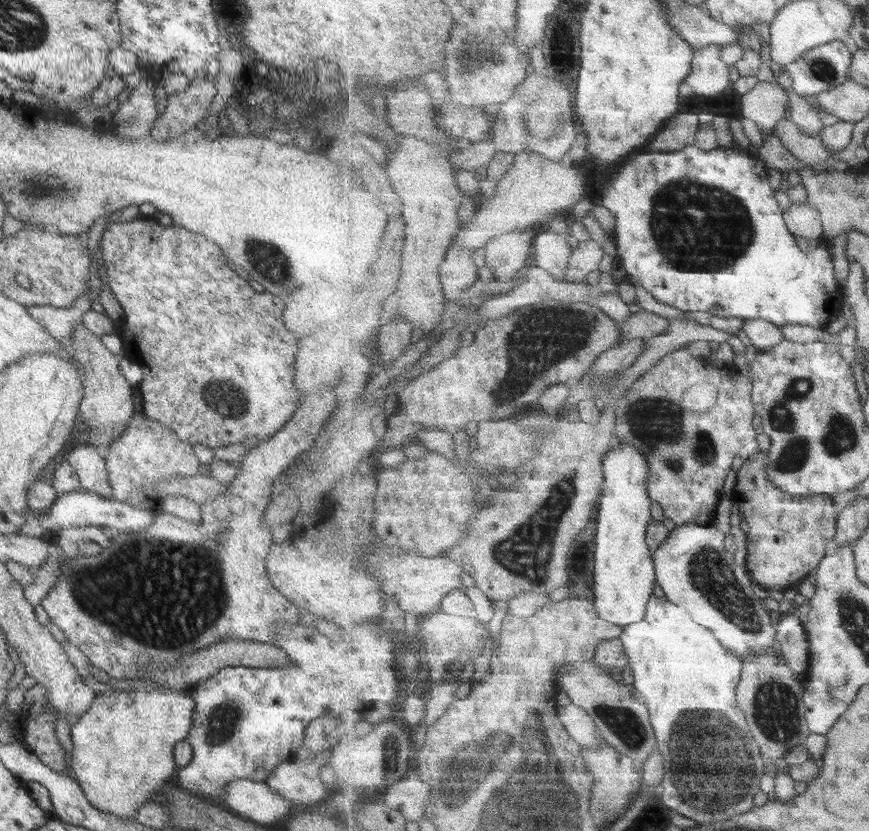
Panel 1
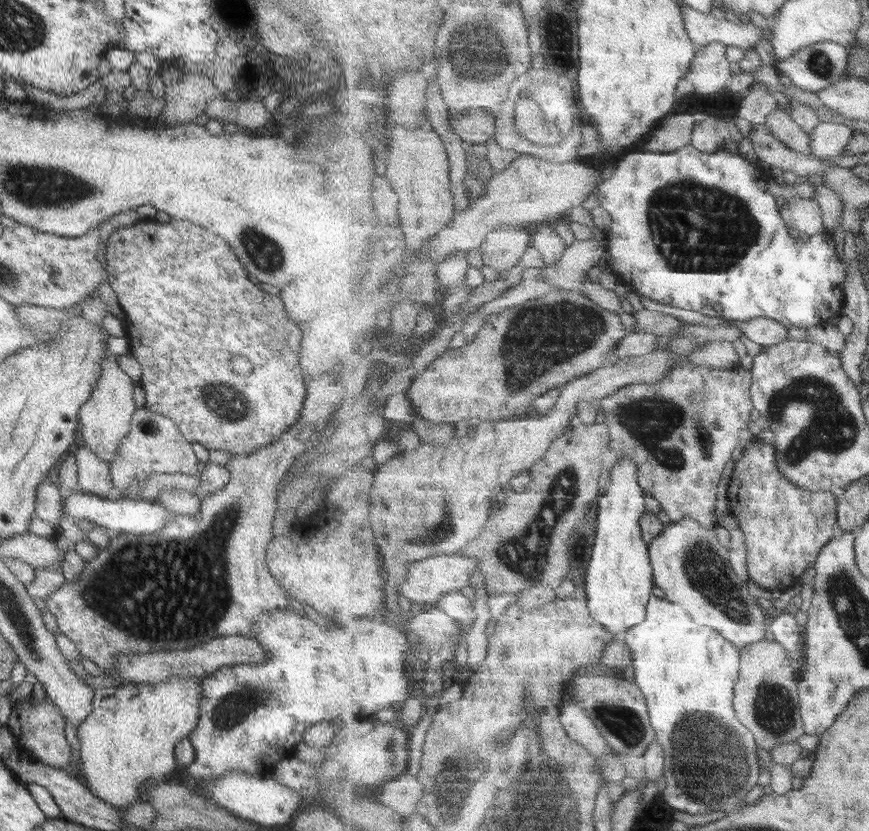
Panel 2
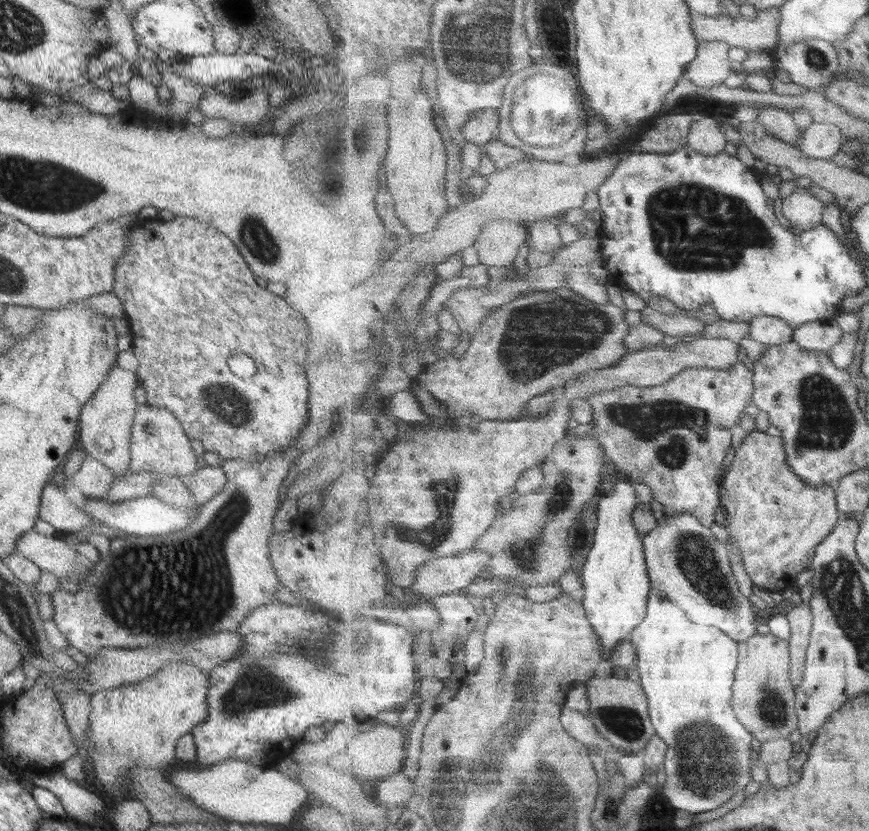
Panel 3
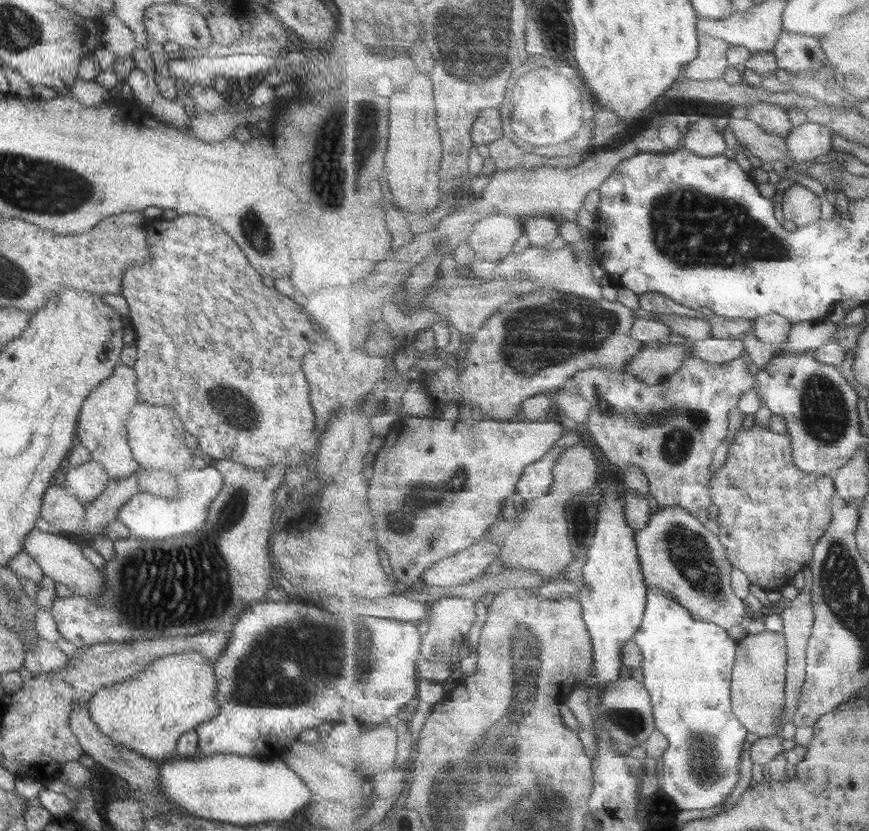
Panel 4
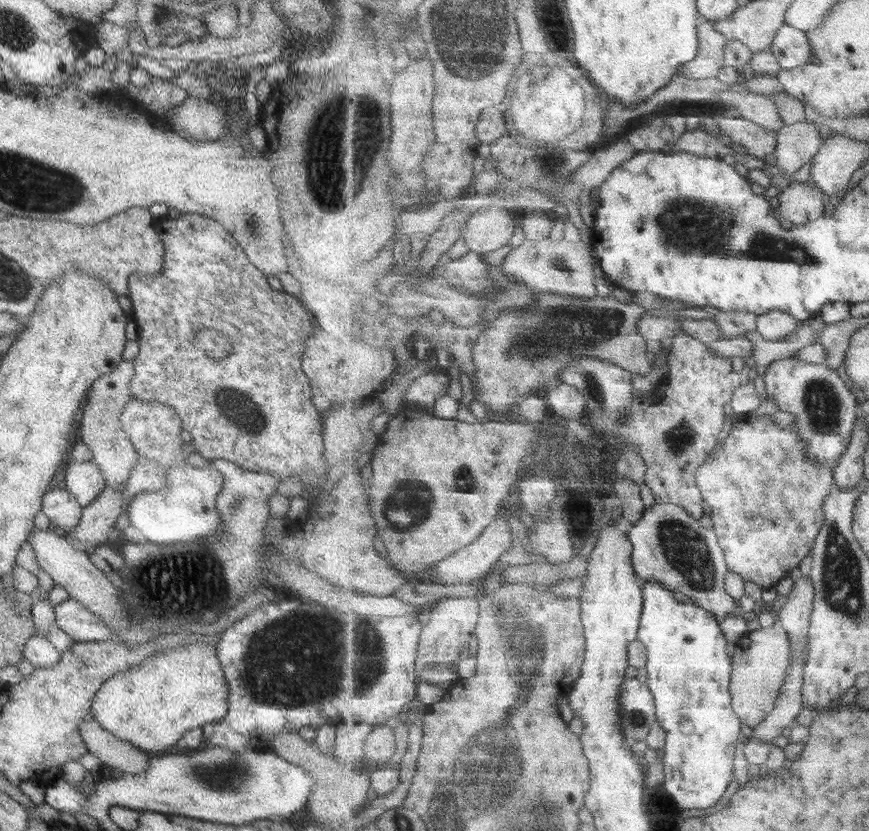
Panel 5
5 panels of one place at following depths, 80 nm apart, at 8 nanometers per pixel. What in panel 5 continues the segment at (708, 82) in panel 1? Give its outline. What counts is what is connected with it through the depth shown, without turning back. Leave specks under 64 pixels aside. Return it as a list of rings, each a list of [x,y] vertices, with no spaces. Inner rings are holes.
[[[702,18],[698,26],[699,50],[695,61],[686,63],[680,68],[680,73],[685,77],[695,79],[718,78],[725,64],[725,48],[728,37],[715,29],[714,22]]]

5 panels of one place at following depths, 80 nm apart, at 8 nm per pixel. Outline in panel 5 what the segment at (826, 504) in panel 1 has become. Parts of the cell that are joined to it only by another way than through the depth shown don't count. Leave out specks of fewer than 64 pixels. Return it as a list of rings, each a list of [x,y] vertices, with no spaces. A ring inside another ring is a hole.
[[[738,414],[730,427],[729,433],[723,443],[718,443],[714,448],[713,454],[699,467],[697,478],[698,488],[702,490],[707,505],[710,506],[710,515],[713,520],[713,528],[718,535],[724,553],[726,554],[726,563],[729,570],[735,572],[743,581],[755,582],[764,589],[775,587],[779,584],[779,580],[783,580],[790,576],[793,568],[798,568],[799,564],[807,558],[807,554],[812,552],[815,540],[818,538],[819,532],[823,529],[826,522],[825,505],[826,498],[832,493],[832,489],[836,486],[834,479],[834,469],[824,466],[820,462],[816,462],[814,458],[810,458],[810,454],[806,452],[806,439],[798,433],[795,427],[779,428],[771,415],[742,415]]]

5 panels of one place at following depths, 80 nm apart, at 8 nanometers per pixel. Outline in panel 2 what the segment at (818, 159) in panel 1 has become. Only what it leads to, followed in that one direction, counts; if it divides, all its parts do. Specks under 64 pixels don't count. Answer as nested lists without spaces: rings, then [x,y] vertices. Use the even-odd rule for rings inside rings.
[[[777,110],[768,116],[771,132],[791,150],[812,154],[811,137],[793,120],[789,110]]]

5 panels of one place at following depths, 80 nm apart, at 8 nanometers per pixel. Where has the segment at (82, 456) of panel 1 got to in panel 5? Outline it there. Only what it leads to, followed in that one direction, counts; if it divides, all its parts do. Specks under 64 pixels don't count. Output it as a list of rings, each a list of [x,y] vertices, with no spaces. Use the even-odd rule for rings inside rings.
[[[91,460],[71,461],[65,473],[65,490],[82,508],[93,502],[105,486],[99,467]]]

